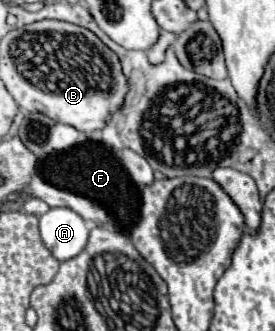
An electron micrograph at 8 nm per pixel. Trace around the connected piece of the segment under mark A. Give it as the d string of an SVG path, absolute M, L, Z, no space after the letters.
M56 207L40 217L40 237L58 261L68 261L84 249L88 227L72 209Z

